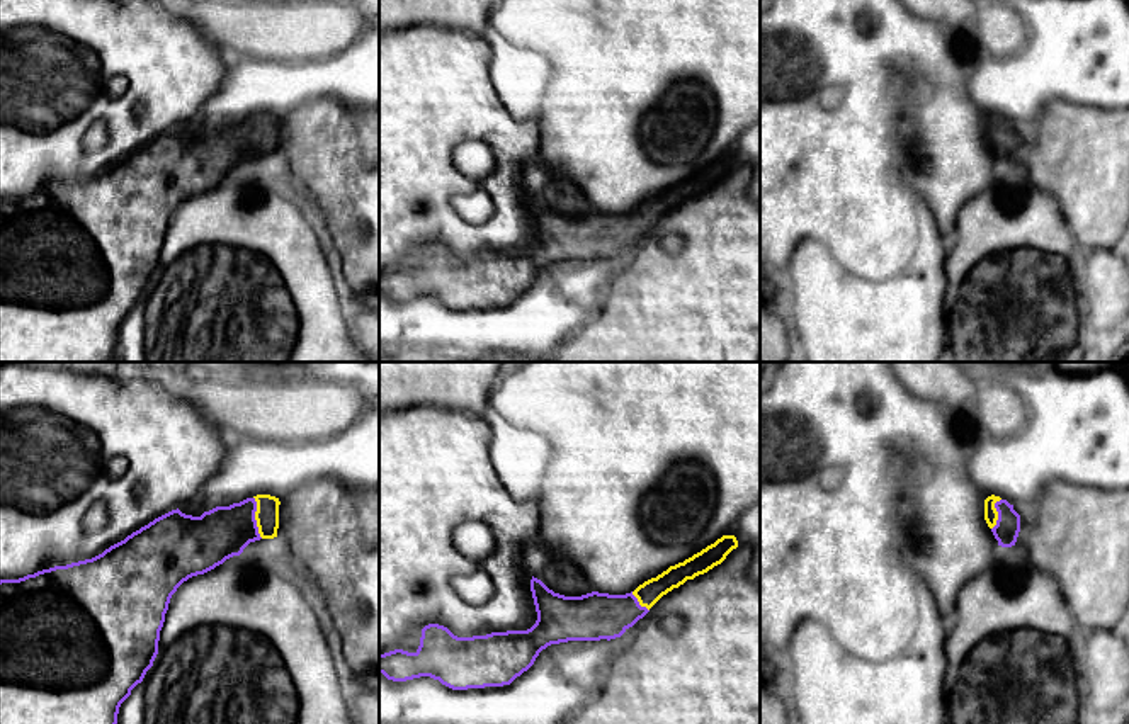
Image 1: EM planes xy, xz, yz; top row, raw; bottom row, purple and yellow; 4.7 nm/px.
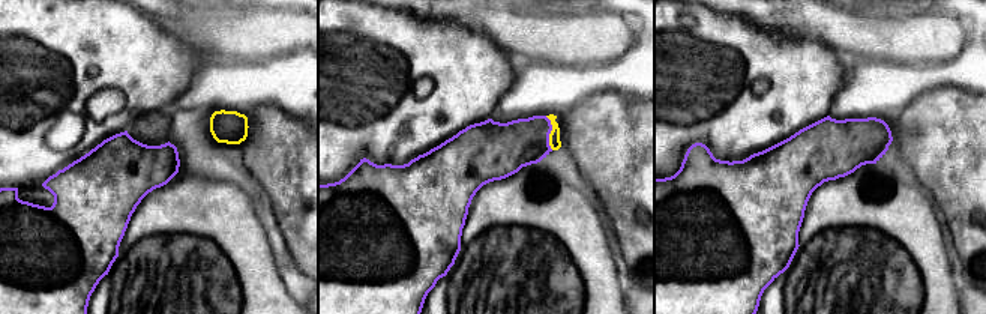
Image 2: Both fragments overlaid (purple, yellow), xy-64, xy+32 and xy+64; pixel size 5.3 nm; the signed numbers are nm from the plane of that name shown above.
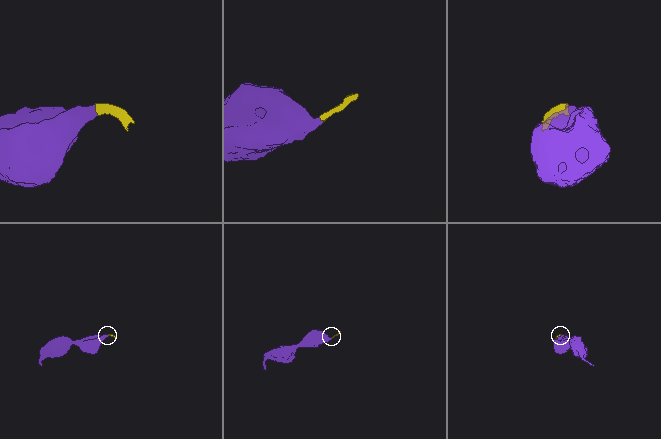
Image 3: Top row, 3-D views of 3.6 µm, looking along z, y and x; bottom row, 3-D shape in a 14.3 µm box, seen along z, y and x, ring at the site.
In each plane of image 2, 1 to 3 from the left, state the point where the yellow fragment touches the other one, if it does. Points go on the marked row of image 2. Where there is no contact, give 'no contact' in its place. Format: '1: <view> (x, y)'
1: no contact
2: xy+32 (550, 132)
3: no contact

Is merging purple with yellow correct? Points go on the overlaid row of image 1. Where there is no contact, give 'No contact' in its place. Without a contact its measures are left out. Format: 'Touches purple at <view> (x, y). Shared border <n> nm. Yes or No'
Touches purple at xy (254, 517). Shared border 200 nm. Yes

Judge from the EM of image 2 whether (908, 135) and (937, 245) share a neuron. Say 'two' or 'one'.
two

